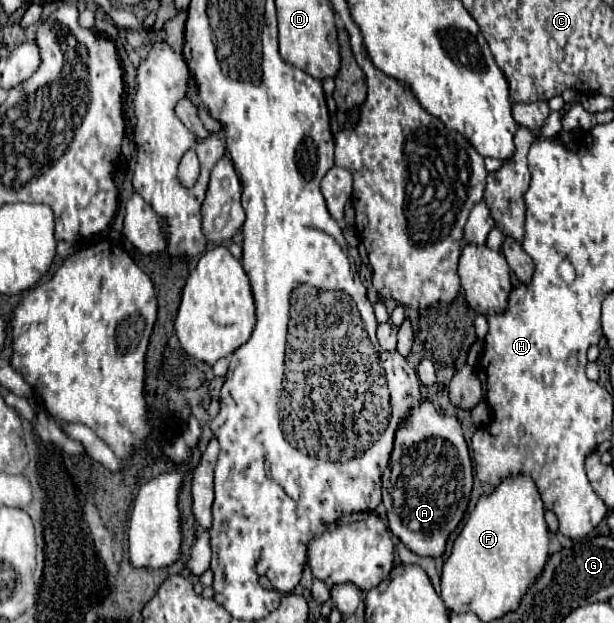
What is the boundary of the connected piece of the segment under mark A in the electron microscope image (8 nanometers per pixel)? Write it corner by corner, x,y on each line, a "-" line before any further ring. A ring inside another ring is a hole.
423,400
417,406
413,406
413,410
409,410
409,414
401,420
401,426
397,428
393,454
389,458
389,468
391,468
391,474
387,482
383,480
383,504
387,508
389,530
415,554
431,556
431,558
441,556
449,534
457,528
457,524
461,522
467,510
471,484
473,484
469,448
457,418
439,414
429,400

